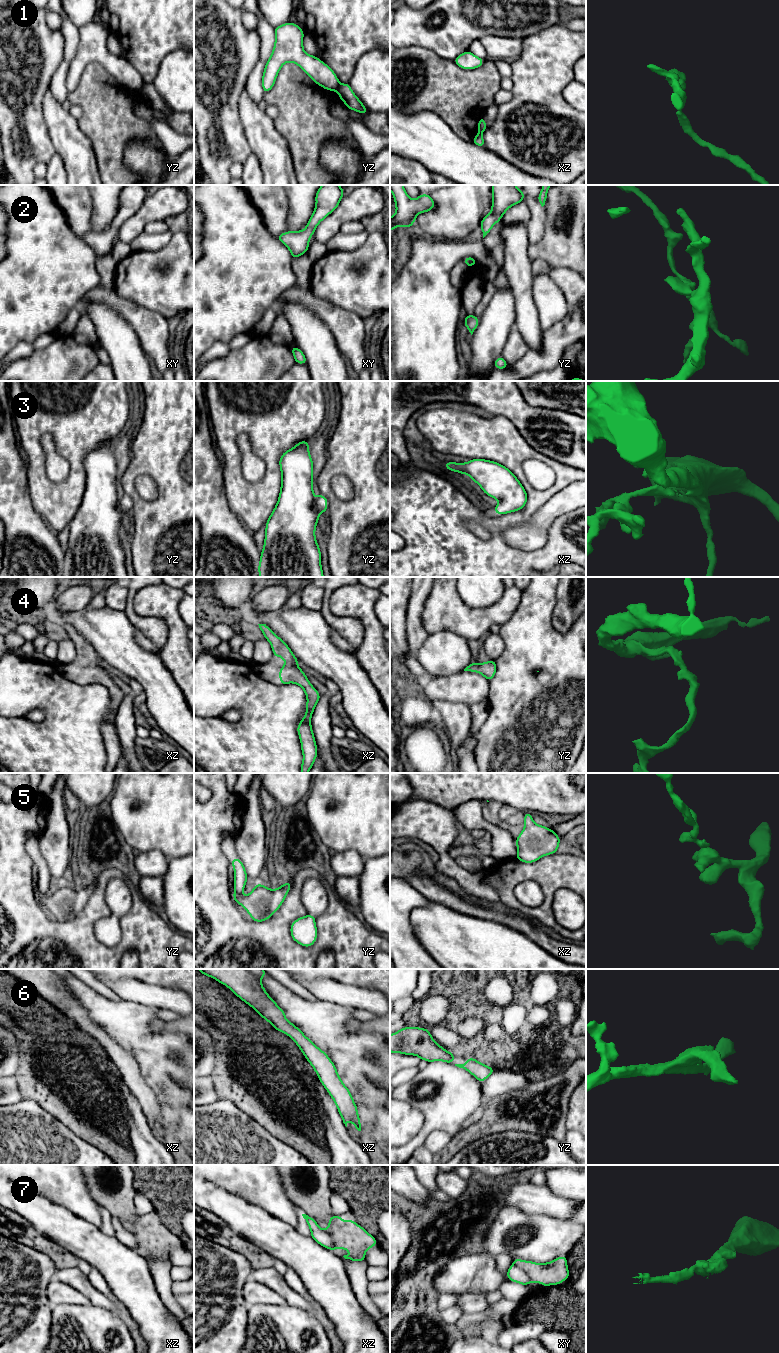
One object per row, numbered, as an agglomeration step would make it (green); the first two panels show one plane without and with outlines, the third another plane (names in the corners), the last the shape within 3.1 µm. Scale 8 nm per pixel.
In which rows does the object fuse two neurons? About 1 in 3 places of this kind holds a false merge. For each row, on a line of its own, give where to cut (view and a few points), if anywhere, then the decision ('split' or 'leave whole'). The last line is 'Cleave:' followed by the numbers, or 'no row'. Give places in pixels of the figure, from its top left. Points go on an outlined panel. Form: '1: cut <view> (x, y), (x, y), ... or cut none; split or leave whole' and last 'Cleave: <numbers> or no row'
1: cut yz (340, 85), (337, 90); split
2: cut none; leave whole
3: cut none; leave whole
4: cut none; leave whole
5: cut none; leave whole
6: cut none; leave whole
7: cut xy (513, 1263), (518, 1265), (532, 1280); split
Cleave: 1, 7

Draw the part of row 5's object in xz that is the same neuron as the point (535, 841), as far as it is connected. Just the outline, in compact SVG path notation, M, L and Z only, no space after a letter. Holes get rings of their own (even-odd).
M524 813L525 827L516 838L518 852L516 857L524 863L533 863L541 857L555 854L560 837L551 829L532 821L533 814Z

